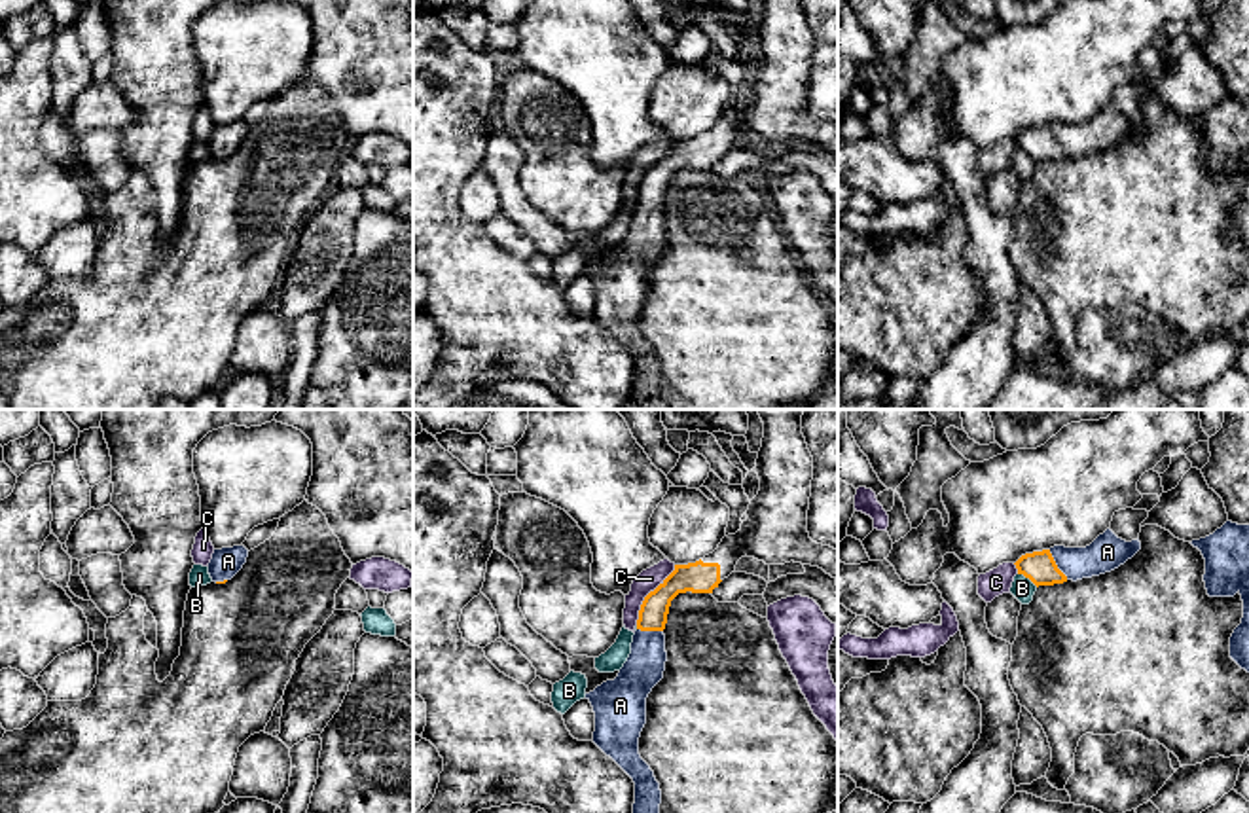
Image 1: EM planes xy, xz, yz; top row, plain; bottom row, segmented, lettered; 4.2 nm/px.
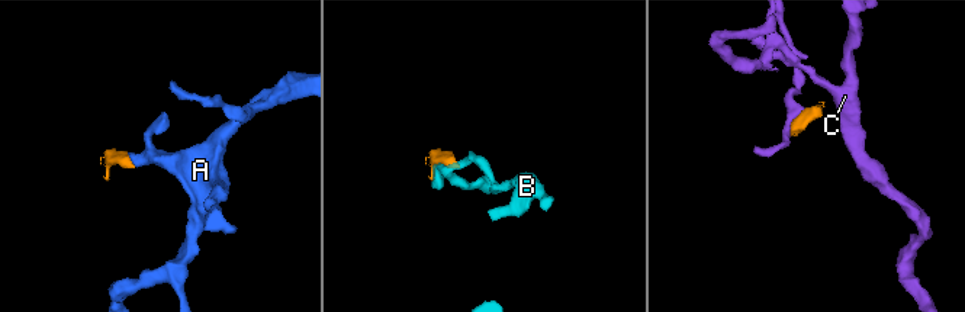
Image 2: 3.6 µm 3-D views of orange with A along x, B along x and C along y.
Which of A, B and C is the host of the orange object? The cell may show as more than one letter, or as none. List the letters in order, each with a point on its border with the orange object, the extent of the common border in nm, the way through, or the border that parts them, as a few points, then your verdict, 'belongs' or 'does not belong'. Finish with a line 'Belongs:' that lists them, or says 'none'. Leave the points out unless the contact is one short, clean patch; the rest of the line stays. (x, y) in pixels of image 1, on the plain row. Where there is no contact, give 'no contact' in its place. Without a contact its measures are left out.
A: meets orange in yz at (1056, 141); contact 150 nm long; runs through yz (1039, 143), (1056, 141), (1092, 137), (1107, 127); belongs
B: meets orange in yz at (1028, 152); contact 110 nm long; border along yz (1018, 148), (1037, 162); does not belong
C: meets orange in xz at (647, 171); contact 300 nm long; border along xz (675, 141), (645, 173), (635, 199); does not belong
Belongs: A

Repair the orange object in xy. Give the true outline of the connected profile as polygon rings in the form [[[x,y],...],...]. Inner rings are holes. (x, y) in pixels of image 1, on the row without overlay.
[[[244,121],[214,125],[208,138],[208,150],[212,157],[226,159],[231,155],[246,138],[248,125]]]

